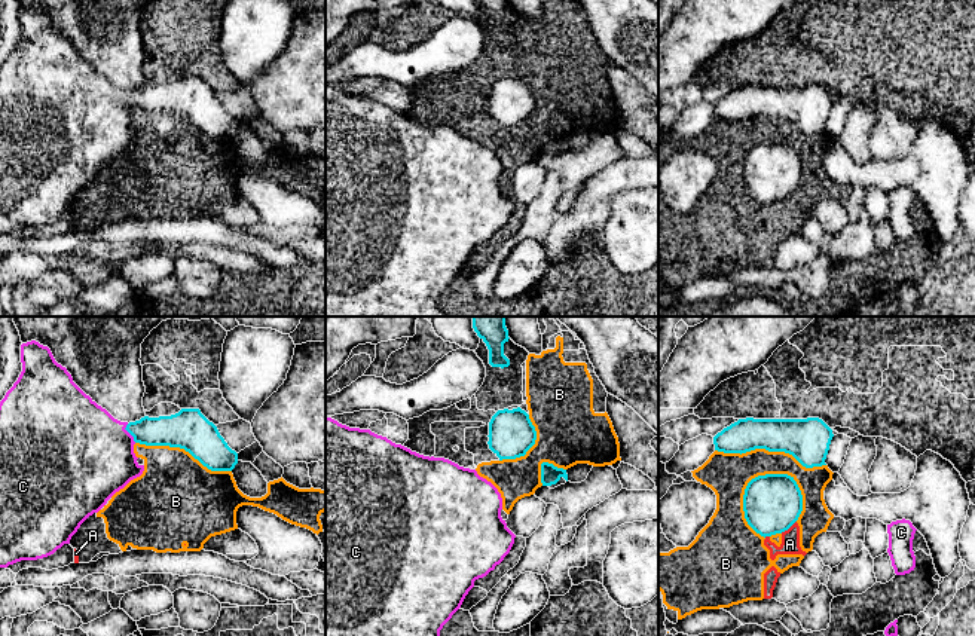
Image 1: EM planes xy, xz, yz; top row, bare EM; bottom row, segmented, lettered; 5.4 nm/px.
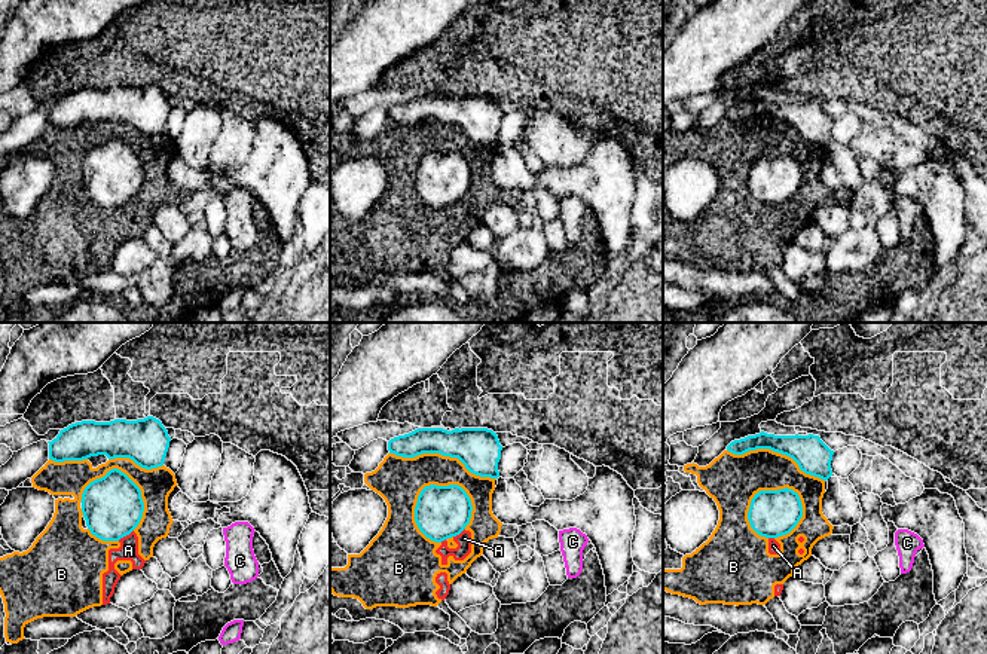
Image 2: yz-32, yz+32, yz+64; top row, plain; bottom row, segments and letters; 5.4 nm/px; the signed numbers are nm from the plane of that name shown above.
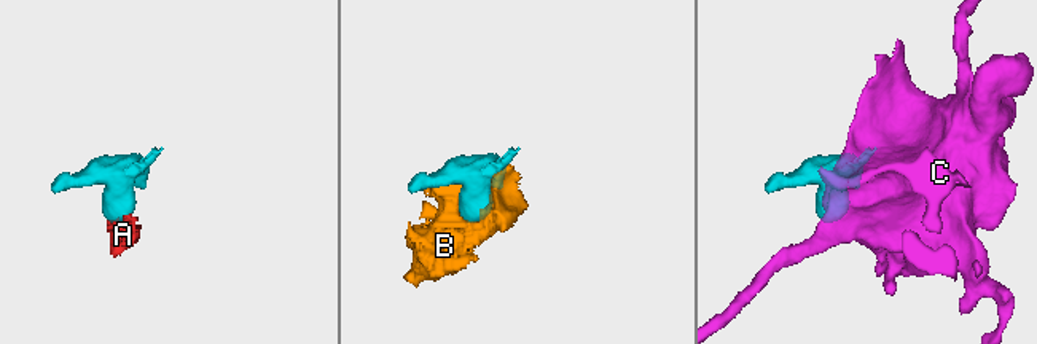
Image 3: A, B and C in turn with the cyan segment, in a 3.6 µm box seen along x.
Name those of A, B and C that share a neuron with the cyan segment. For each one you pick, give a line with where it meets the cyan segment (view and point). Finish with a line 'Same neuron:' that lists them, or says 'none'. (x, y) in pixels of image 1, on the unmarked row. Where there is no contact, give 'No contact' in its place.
C: Touches cyan at xy (128, 98)
Same neuron: C

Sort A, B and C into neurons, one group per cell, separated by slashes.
A B / C

